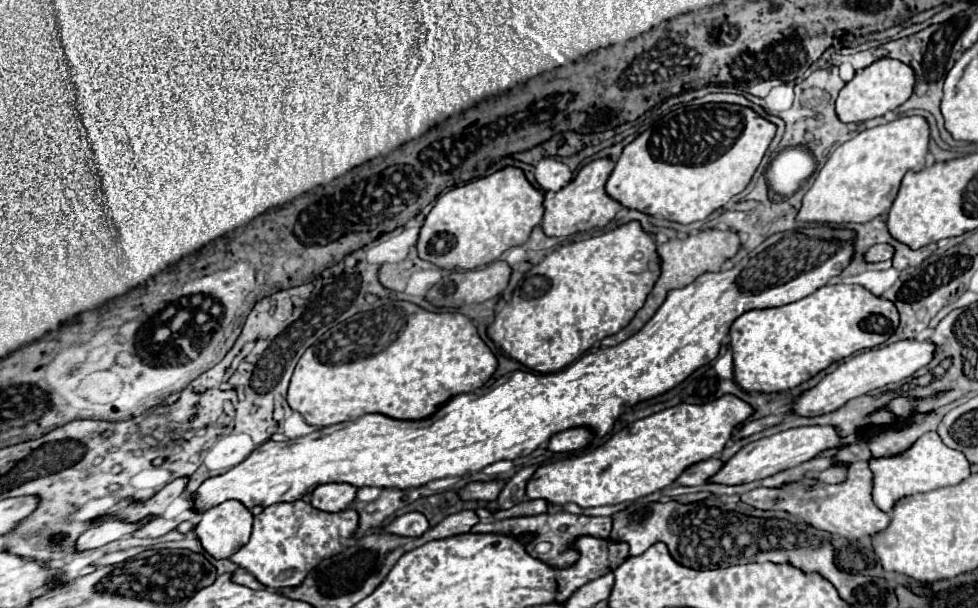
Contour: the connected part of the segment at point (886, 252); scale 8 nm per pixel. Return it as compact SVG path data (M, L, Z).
M873 245L865 253L867 263L879 263L879 261L889 261L893 257L893 247L891 245Z

